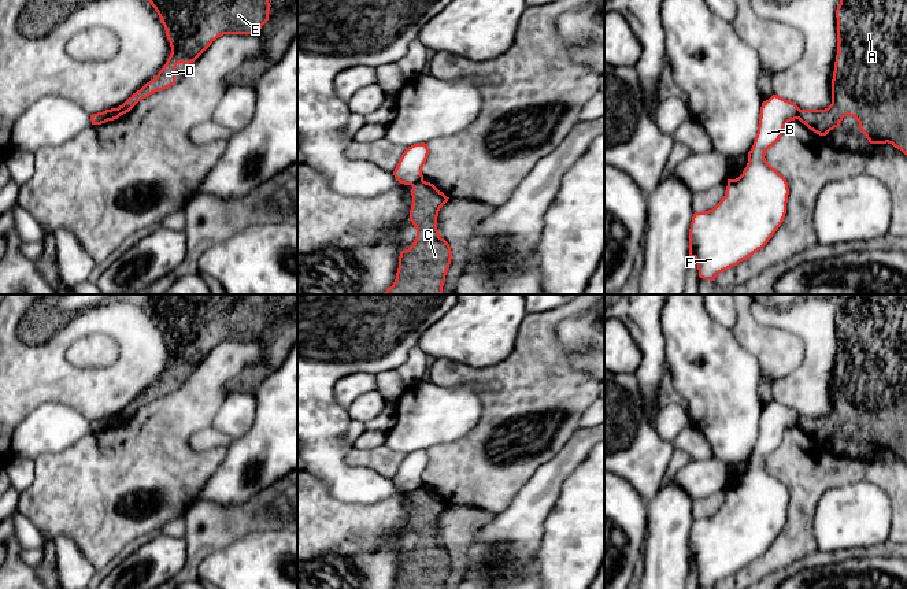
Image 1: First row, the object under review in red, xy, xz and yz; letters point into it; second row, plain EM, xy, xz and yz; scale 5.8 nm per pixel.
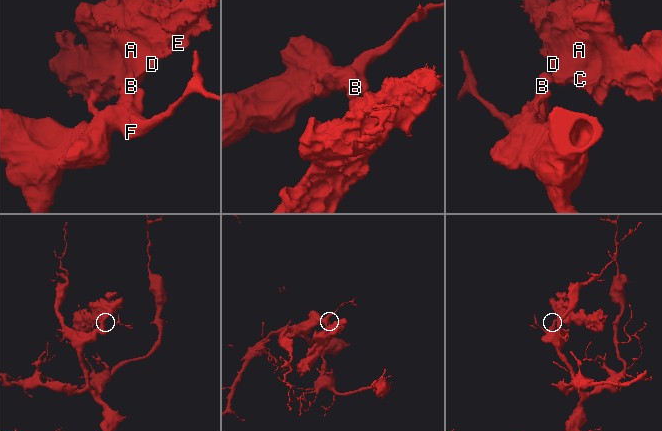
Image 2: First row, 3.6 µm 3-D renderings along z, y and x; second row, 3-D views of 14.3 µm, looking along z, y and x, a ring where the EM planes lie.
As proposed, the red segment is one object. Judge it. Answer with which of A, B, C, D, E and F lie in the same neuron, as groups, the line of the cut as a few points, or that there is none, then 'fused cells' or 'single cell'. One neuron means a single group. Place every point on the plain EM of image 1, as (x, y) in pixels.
A C D E / B F; cut in xy along (114, 415), (107, 426); fused cells

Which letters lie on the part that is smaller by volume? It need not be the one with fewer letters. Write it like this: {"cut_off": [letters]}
{"cut_off": ["A", "C", "D", "E"]}

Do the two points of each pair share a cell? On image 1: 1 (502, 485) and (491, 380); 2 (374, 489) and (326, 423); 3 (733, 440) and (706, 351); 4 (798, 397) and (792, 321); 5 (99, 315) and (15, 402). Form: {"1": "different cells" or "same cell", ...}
{"1": "same cell", "2": "same cell", "3": "same cell", "4": "same cell", "5": "same cell"}

